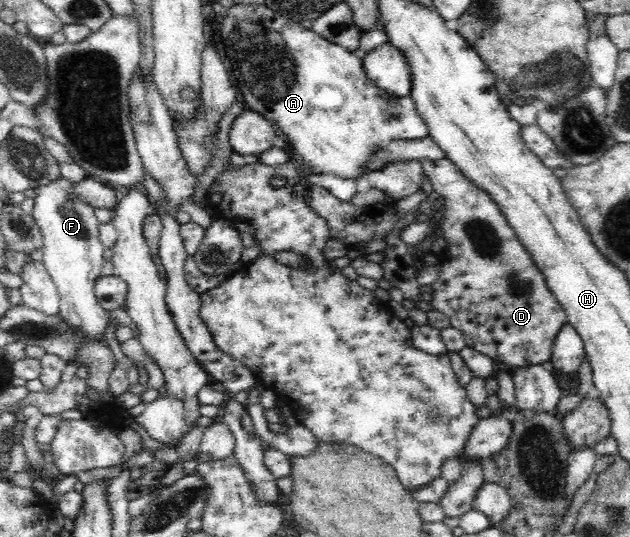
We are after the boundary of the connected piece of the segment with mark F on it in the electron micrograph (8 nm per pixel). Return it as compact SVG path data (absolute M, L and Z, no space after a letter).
M63 175L49 184L37 185L34 206L31 215L37 221L43 237L43 259L42 262L55 281L59 296L59 315L67 325L71 325L75 331L81 329L85 342L75 350L78 360L74 364L88 368L87 379L88 390L105 390L106 396L103 402L113 402L114 396L110 393L107 380L115 370L117 362L113 357L111 348L105 342L105 330L109 314L99 306L98 298L94 293L94 284L101 277L105 250L100 240L98 220L93 212L93 207L85 201L77 200L72 194L73 188L78 182L71 181Z

